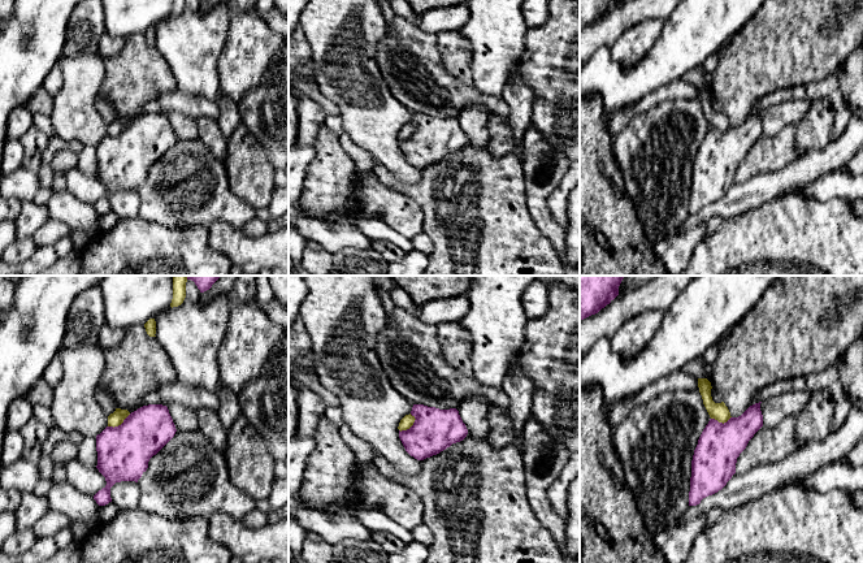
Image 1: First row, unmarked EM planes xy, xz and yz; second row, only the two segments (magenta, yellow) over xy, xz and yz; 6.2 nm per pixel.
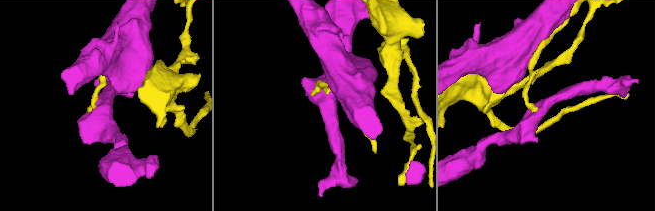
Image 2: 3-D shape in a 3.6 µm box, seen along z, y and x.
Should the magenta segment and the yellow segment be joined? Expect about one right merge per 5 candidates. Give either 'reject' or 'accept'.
reject

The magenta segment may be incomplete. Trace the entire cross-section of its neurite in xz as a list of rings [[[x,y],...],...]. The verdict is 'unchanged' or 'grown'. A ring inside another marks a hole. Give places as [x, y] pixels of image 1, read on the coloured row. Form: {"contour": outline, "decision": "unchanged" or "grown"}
{"contour": [[[413,404],[411,415],[416,419],[407,430],[399,430],[406,451],[417,460],[424,460],[463,441],[468,429],[456,408],[439,410]]], "decision": "unchanged"}

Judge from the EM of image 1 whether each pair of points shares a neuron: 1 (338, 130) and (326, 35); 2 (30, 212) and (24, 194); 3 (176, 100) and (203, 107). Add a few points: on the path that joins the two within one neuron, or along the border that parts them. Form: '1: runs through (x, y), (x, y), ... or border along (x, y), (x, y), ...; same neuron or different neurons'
1: border along (339, 112), (345, 133); different neurons
2: border along (31, 200), (22, 203); different neurons
3: runs through (182, 103), (196, 107); same neuron

